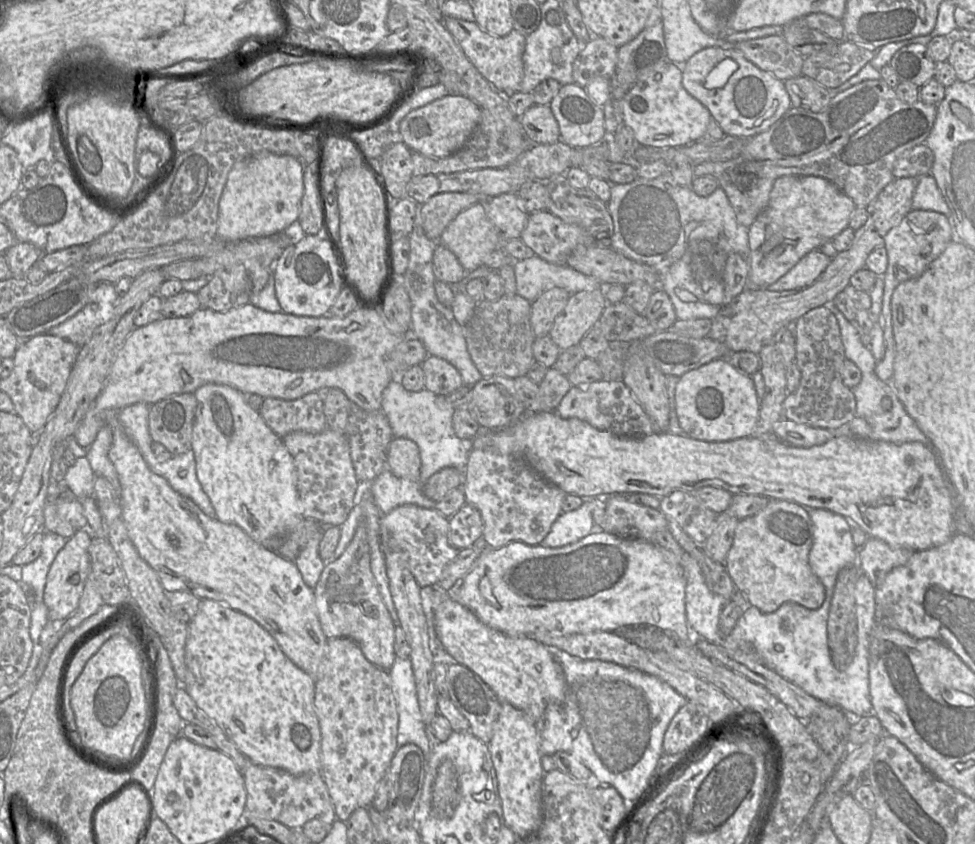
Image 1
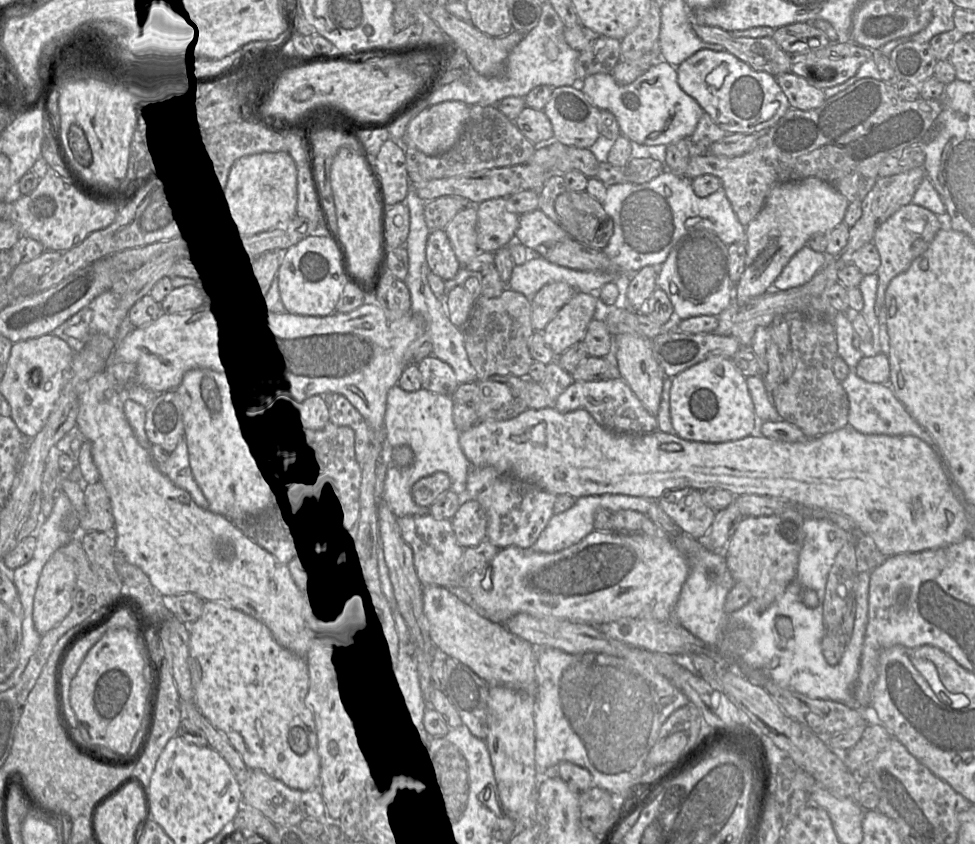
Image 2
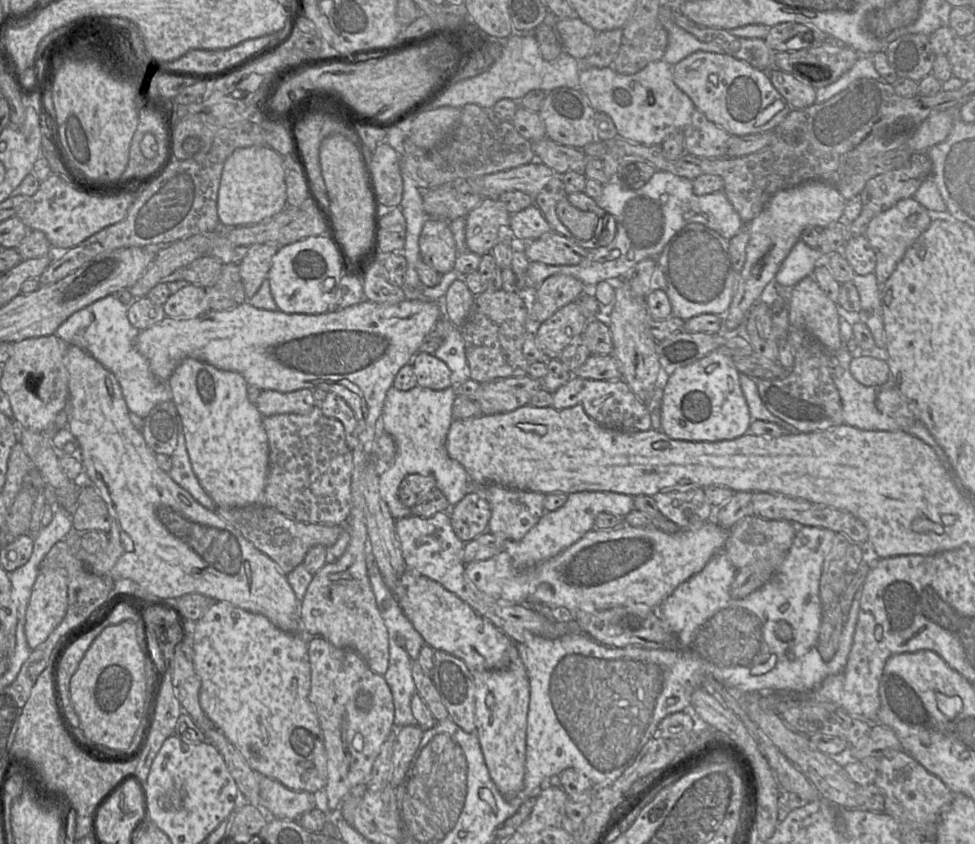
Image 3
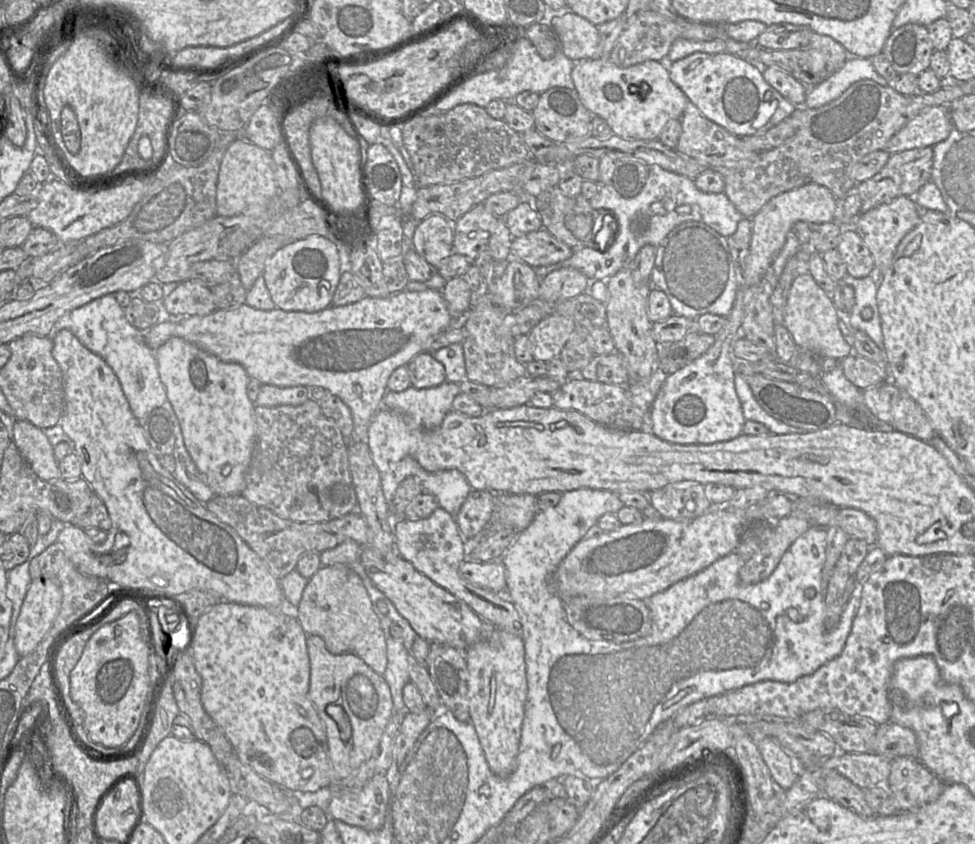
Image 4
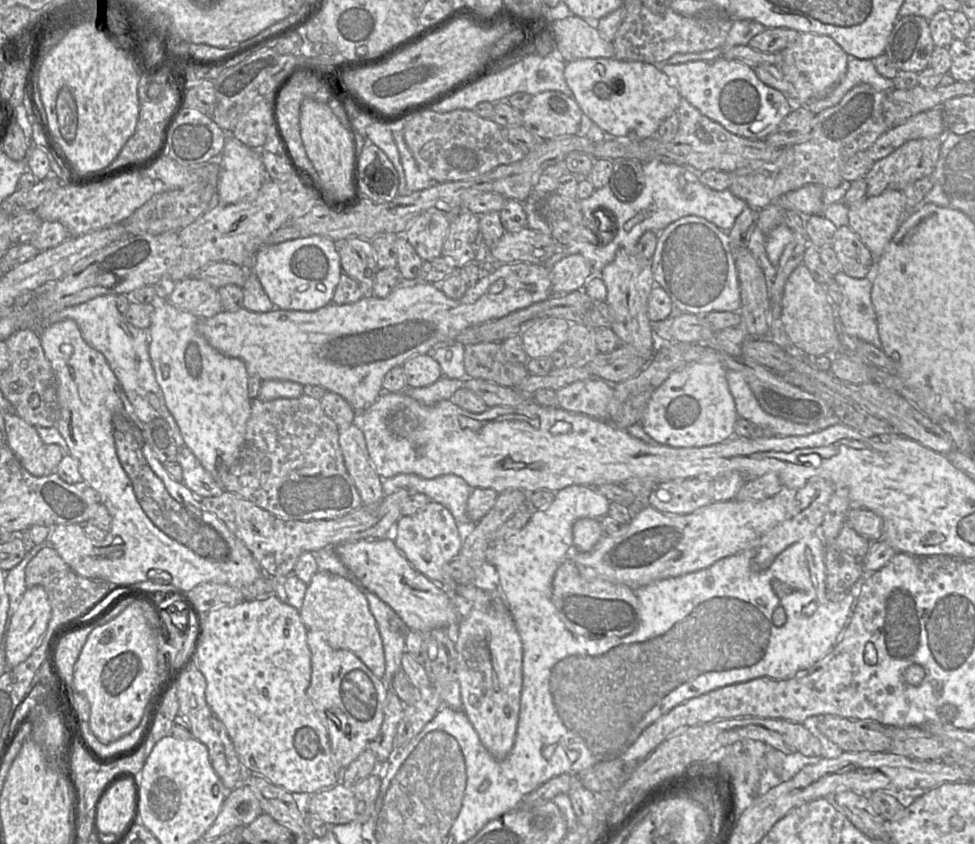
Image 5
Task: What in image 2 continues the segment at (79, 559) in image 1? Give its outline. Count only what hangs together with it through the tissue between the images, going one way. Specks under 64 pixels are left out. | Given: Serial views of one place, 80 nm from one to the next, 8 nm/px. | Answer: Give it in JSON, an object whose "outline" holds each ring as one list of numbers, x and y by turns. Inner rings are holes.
{"outline":[[55,551,42,569,33,602,33,623,41,636,69,614,75,584,76,565,72,558]]}

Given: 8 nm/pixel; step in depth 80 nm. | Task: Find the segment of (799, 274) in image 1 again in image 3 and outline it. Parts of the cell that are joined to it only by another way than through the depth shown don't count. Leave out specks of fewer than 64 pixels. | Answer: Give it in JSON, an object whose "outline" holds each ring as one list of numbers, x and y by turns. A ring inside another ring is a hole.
{"outline":[[799,240,781,264,775,276,776,282,784,287,794,287,805,277,813,276,815,267,824,262,824,256,828,255]]}

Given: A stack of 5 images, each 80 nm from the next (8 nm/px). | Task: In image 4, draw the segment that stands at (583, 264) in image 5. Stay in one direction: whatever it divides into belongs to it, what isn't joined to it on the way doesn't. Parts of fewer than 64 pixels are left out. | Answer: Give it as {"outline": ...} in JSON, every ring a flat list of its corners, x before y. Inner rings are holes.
{"outline":[[560,268,541,279,539,298,548,303,560,303,578,296,589,288,589,279,574,268]]}

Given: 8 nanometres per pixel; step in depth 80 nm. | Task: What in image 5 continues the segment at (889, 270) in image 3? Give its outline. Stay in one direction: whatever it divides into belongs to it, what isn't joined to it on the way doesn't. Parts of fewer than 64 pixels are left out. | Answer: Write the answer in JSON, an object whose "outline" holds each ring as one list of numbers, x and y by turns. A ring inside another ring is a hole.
{"outline":[[887,190,848,206,848,226,872,252,874,261,883,254,906,219,903,191]]}

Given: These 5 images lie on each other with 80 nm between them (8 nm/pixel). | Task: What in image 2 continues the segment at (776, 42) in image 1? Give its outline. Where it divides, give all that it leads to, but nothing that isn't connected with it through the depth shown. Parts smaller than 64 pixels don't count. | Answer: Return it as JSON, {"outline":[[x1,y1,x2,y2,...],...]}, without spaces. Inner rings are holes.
{"outline":[[693,23,693,30,702,41,723,46,725,51,756,71,765,71,773,76,791,72,791,55,782,50,772,37,733,37,722,28,696,23]]}

